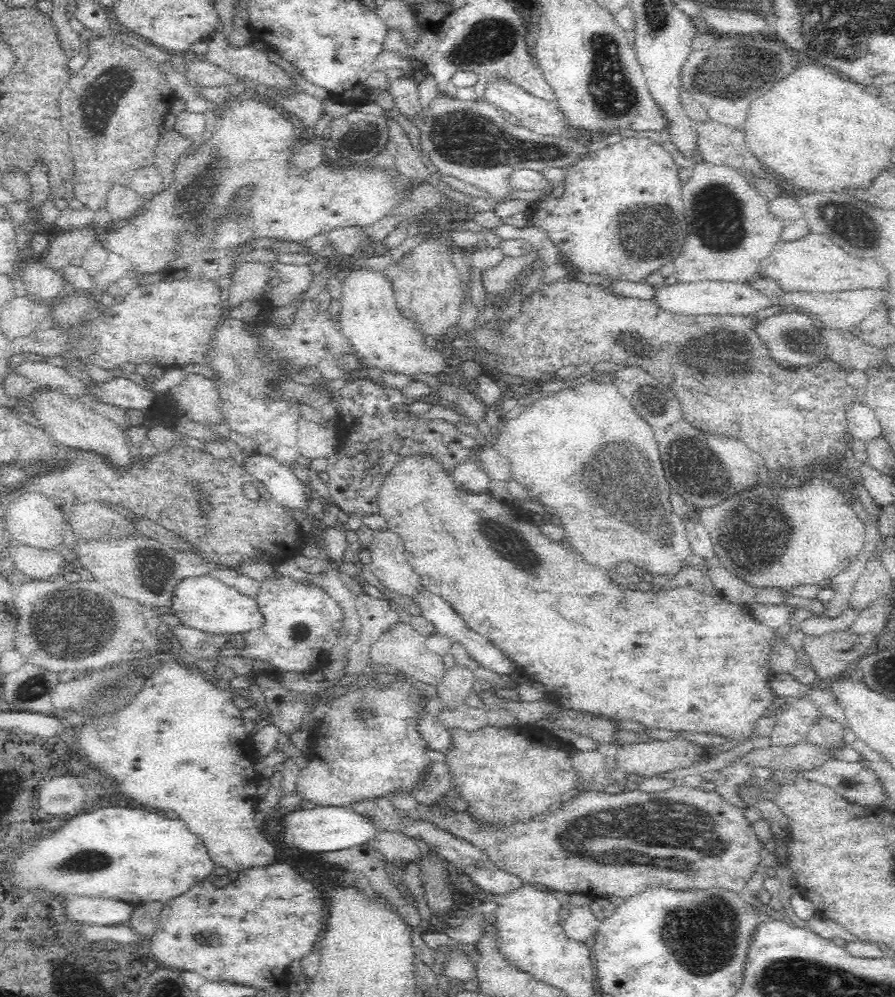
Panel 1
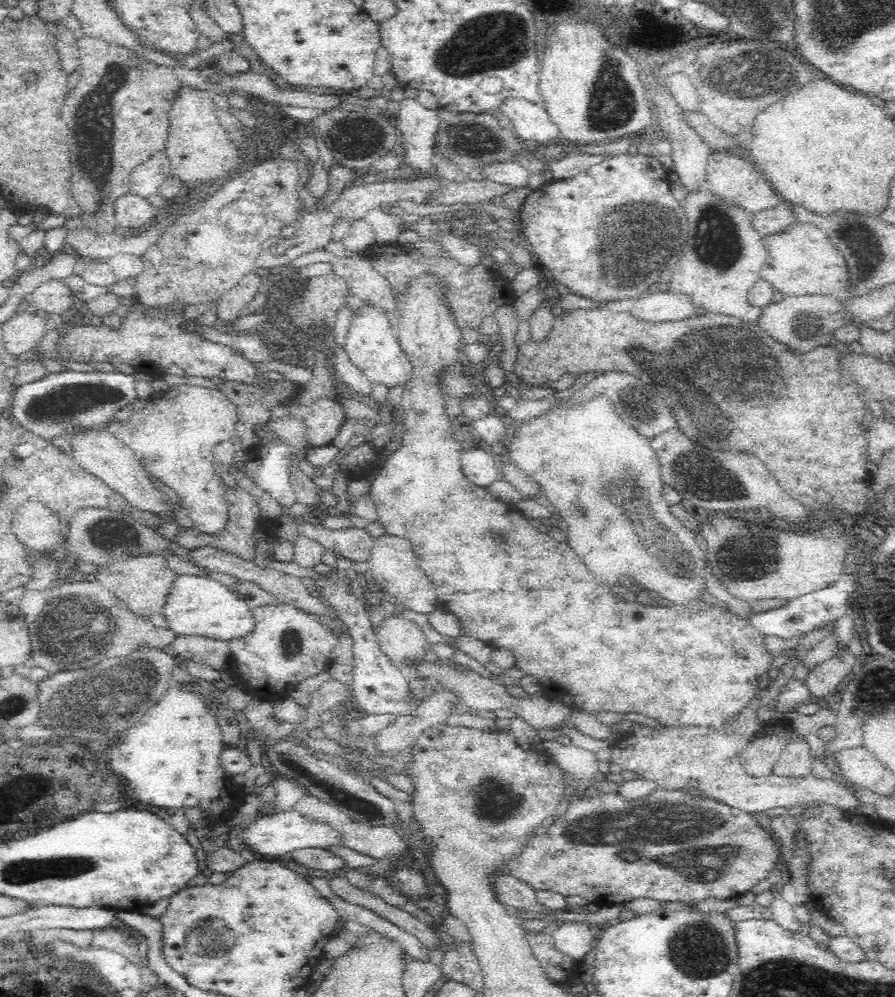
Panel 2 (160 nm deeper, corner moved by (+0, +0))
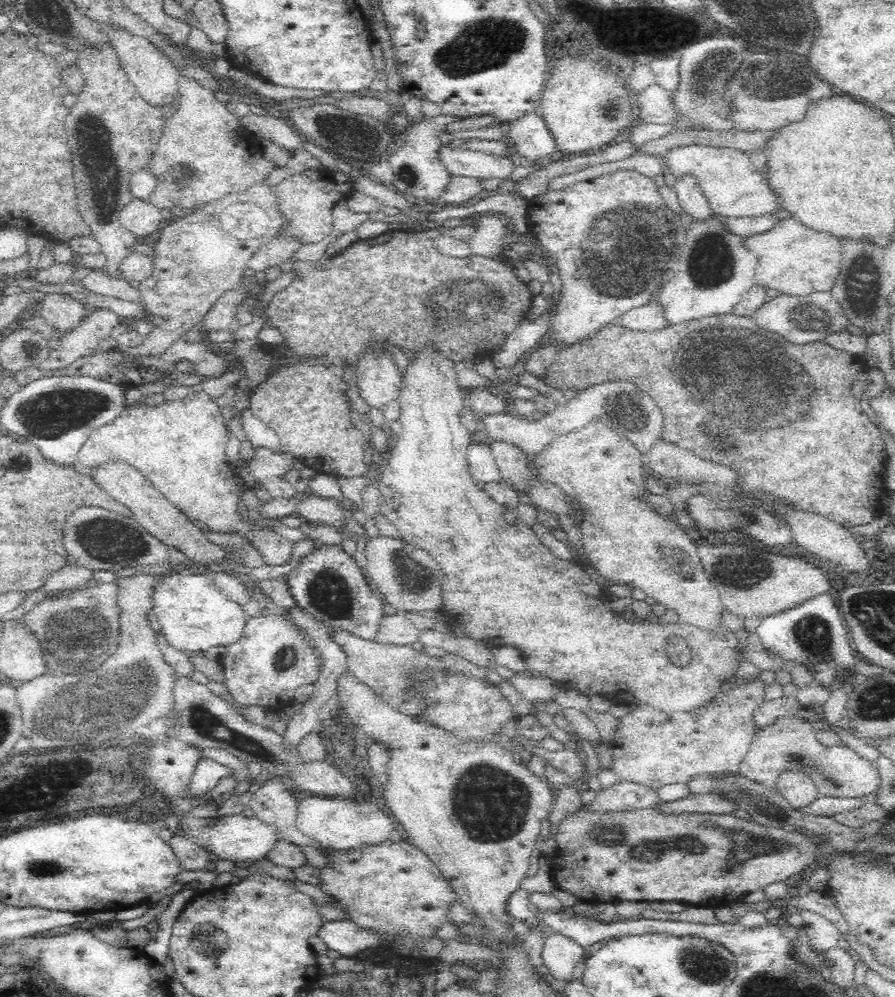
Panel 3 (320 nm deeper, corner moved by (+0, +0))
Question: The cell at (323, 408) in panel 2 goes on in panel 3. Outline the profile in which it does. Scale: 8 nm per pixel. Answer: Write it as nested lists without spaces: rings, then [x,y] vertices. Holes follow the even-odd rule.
[[[460,225],[458,227],[446,229],[435,228],[428,229],[425,232],[416,232],[413,230],[389,230],[386,233],[382,233],[380,236],[374,238],[368,238],[366,240],[358,240],[352,243],[349,247],[339,252],[332,258],[326,265],[322,265],[324,260],[318,262],[298,262],[293,261],[292,270],[299,274],[298,278],[294,280],[281,292],[278,292],[272,298],[268,308],[266,308],[266,315],[272,327],[278,330],[285,339],[285,345],[291,348],[294,356],[287,356],[287,354],[280,354],[279,352],[273,352],[274,359],[276,359],[276,365],[278,370],[272,370],[270,378],[257,386],[252,392],[252,401],[250,406],[250,413],[254,414],[257,418],[260,418],[262,422],[268,425],[277,435],[281,444],[281,448],[288,449],[288,452],[298,457],[298,460],[302,462],[304,466],[308,466],[314,469],[317,473],[324,473],[332,475],[333,472],[337,476],[344,478],[356,478],[363,476],[367,473],[369,468],[366,465],[365,455],[369,453],[369,448],[364,438],[364,432],[361,431],[361,426],[350,418],[351,406],[347,402],[346,392],[348,392],[348,385],[342,379],[344,376],[344,366],[346,364],[355,364],[357,354],[366,348],[366,346],[375,346],[375,348],[381,348],[386,342],[390,345],[396,345],[404,350],[418,350],[422,348],[422,345],[433,342],[433,344],[444,353],[448,355],[454,364],[470,355],[474,355],[474,358],[482,356],[484,352],[494,352],[502,345],[506,336],[514,330],[514,326],[520,322],[520,319],[526,317],[526,313],[530,310],[532,305],[532,293],[528,291],[526,284],[514,273],[512,269],[508,267],[506,262],[507,255],[503,255],[500,261],[492,261],[492,259],[482,258],[475,256],[471,253],[471,256],[467,258],[450,258],[444,254],[440,254],[436,247],[430,242],[433,236],[444,234],[452,235],[458,239],[468,238],[473,233],[474,227],[472,225]]]

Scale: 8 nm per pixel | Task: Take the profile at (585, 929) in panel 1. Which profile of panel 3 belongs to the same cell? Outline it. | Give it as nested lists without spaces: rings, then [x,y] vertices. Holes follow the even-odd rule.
[[[552,933],[546,937],[544,948],[542,948],[543,966],[548,967],[548,972],[554,978],[562,981],[575,980],[578,978],[579,970],[583,964],[585,948],[574,939],[562,933]]]

